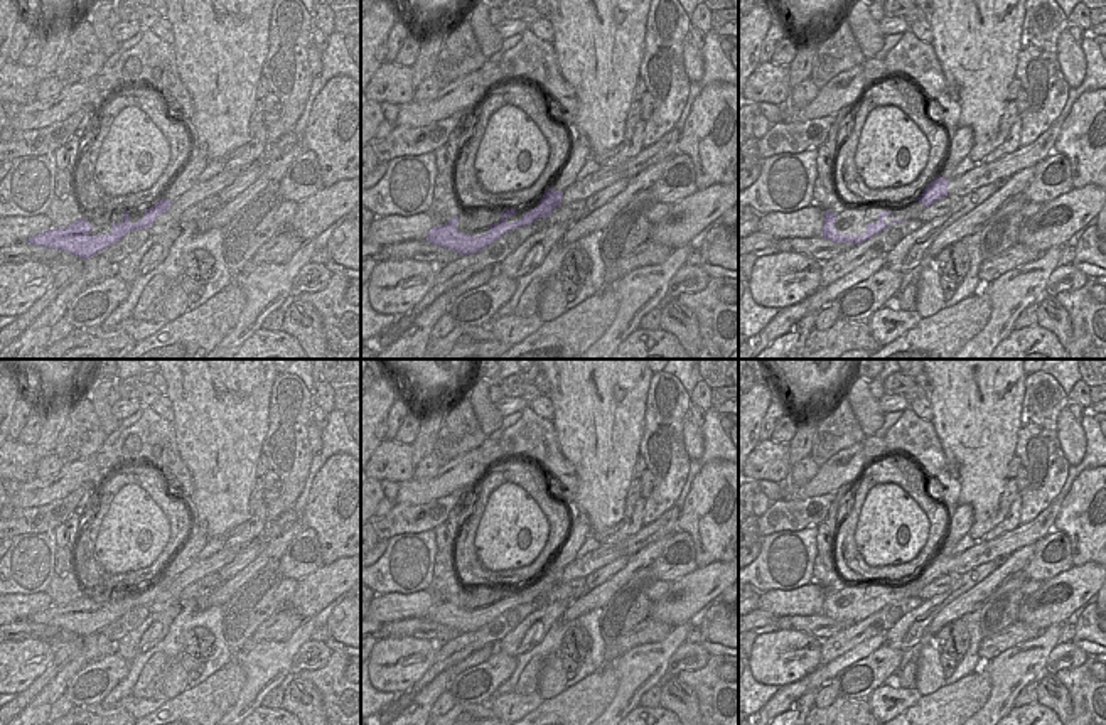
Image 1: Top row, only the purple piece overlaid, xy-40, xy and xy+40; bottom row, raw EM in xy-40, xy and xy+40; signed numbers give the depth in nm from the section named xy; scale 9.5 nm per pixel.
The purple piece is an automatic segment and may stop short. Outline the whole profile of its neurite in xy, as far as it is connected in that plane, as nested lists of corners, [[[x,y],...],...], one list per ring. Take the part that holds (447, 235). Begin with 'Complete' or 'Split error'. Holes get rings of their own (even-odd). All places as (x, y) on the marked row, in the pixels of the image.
Complete. [[[551,187],[543,194],[540,199],[540,206],[531,209],[529,212],[523,214],[519,221],[507,223],[509,216],[516,216],[516,209],[509,207],[507,212],[501,212],[501,221],[489,224],[489,233],[481,236],[464,234],[457,231],[457,218],[450,218],[450,221],[443,226],[432,228],[432,231],[427,234],[428,243],[443,246],[448,250],[457,251],[460,256],[474,255],[481,251],[482,248],[492,244],[496,239],[499,239],[502,234],[506,234],[511,229],[529,226],[538,218],[548,218],[555,207],[561,204],[561,194],[563,191],[553,191]]]

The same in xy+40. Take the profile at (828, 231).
Complete. [[[824,211],[824,224],[823,224],[823,231],[821,236],[833,241],[833,243],[853,243],[853,244],[862,244],[867,239],[870,239],[872,236],[878,234],[880,231],[883,231],[885,228],[902,223],[905,219],[897,219],[892,223],[885,223],[887,216],[894,216],[894,212],[887,211],[887,212],[878,212],[878,221],[867,224],[867,233],[865,234],[858,234],[858,236],[850,236],[850,234],[841,234],[835,231],[835,223],[836,223],[836,216],[833,211]]]

